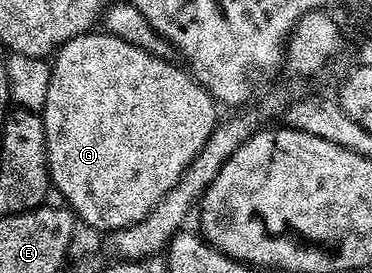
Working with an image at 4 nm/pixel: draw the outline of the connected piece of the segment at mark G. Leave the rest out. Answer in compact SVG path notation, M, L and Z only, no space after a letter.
M104 30L87 31L81 36L71 38L56 49L49 70L45 107L39 113L39 123L43 129L43 164L44 167L49 167L49 176L53 179L58 194L66 200L62 201L68 205L74 217L84 227L96 230L104 230L103 228L116 230L143 219L163 195L177 186L176 182L181 176L181 171L185 172L190 167L194 157L204 147L213 129L217 127L219 123L217 111L219 111L219 108L213 97L193 79L184 67L181 67L182 69L176 68L175 65L168 64L169 62L168 59L153 56L139 46L131 46L131 42L123 42L123 38L112 36L110 32Z

